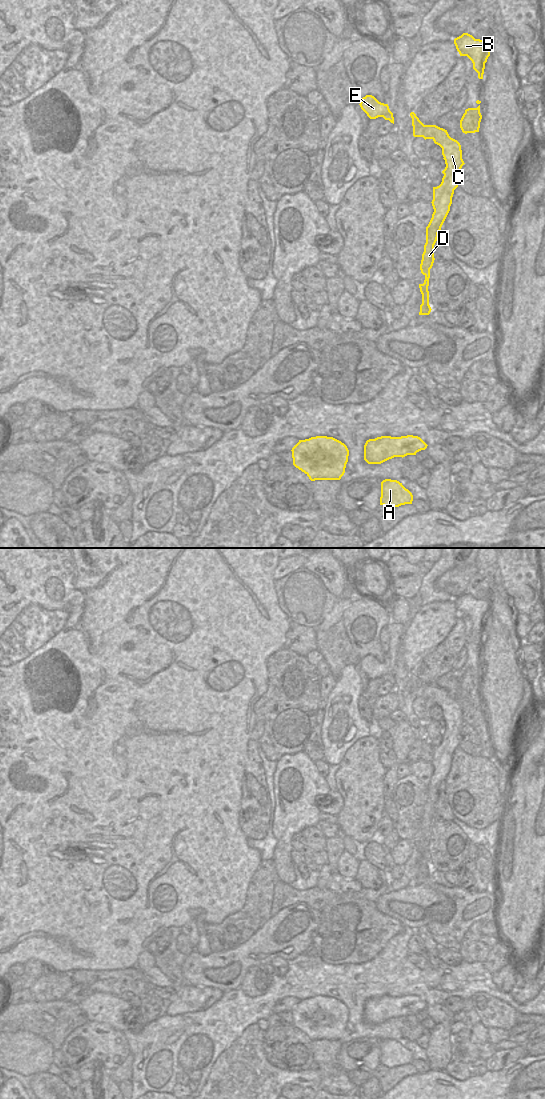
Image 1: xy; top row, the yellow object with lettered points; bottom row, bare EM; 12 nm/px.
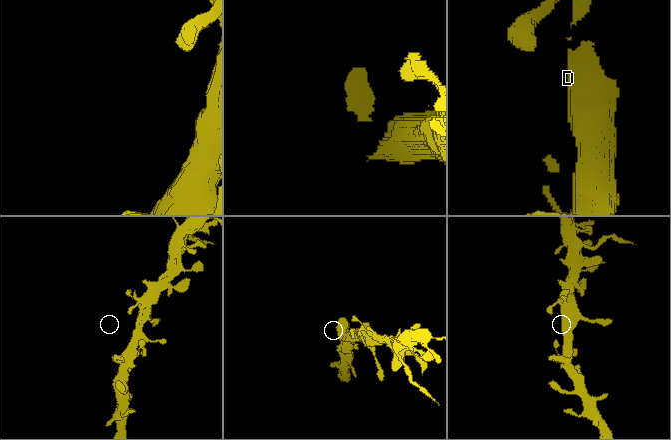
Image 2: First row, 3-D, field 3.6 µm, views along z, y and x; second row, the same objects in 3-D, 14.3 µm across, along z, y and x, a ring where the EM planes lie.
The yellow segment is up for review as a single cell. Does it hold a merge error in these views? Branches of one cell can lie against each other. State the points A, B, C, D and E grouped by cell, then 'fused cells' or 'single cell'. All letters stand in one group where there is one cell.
groups A B C D E; single cell

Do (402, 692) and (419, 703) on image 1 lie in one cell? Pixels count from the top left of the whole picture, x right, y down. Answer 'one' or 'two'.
two

